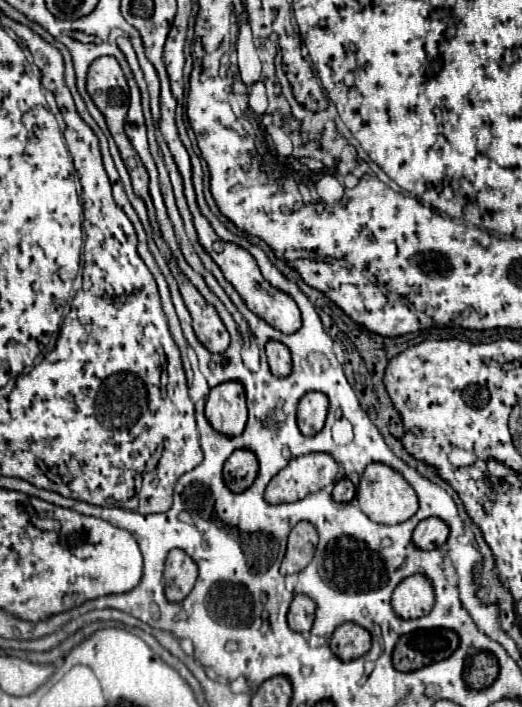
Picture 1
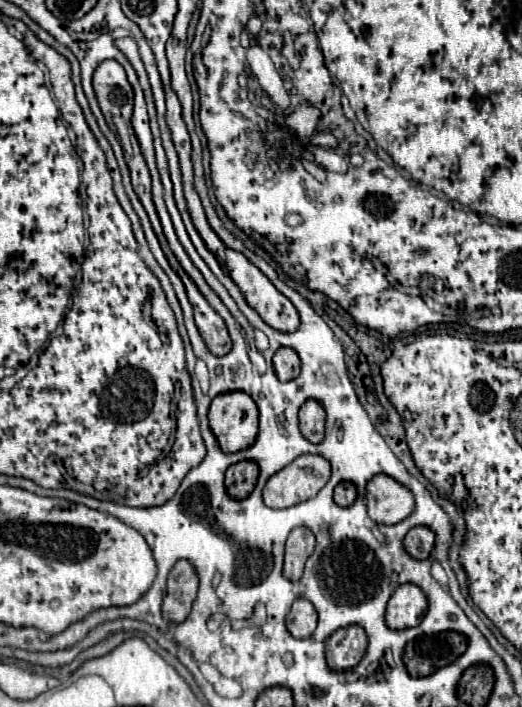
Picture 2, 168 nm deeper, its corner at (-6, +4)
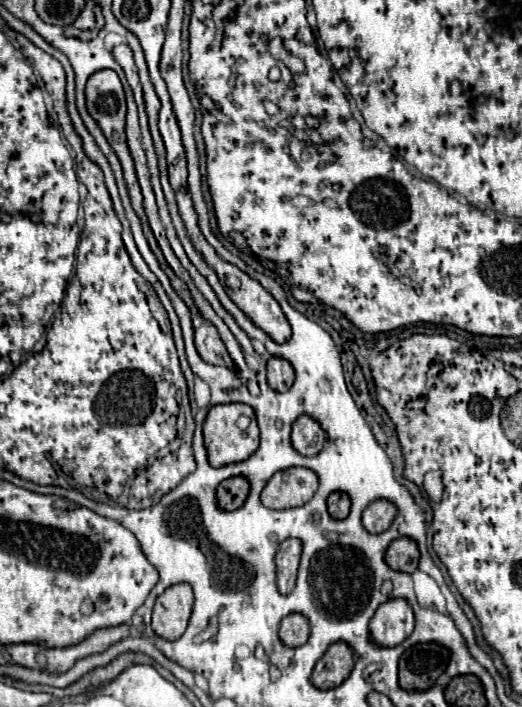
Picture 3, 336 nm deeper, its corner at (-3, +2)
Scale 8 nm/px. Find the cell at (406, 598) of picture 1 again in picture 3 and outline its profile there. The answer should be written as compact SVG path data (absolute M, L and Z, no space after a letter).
M390 599L380 605L368 625L370 639L378 647L394 647L414 631L414 613L404 599Z

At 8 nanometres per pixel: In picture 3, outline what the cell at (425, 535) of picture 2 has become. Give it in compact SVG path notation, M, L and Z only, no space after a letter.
M400 537L388 545L384 561L394 571L414 573L418 569L418 557L420 557L420 553L418 553L416 543L408 537Z

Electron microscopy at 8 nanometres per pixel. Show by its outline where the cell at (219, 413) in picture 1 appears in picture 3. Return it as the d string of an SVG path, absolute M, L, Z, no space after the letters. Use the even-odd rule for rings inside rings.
M228 403L228 405L214 405L208 411L206 423L204 423L204 443L206 443L206 451L208 451L208 463L212 467L224 467L224 465L232 465L232 463L240 463L244 459L248 459L256 447L258 447L258 425L256 425L256 415L254 409L244 405L244 403ZM240 417L248 417L250 425L246 429L238 427L238 419Z

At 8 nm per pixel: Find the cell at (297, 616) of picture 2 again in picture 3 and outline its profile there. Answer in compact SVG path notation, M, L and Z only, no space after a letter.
M292 613L280 621L278 637L286 647L304 645L308 641L308 635L310 635L310 627L308 627L308 621L304 615Z

